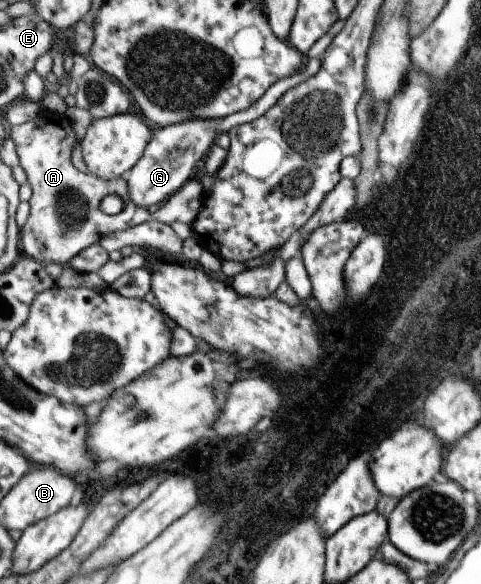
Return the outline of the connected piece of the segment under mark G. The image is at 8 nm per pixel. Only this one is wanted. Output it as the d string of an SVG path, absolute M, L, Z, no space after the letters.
M187 120L167 128L157 127L155 139L126 175L131 202L141 208L149 208L154 204L161 206L190 183L197 162L206 159L218 141L217 124L219 120Z

